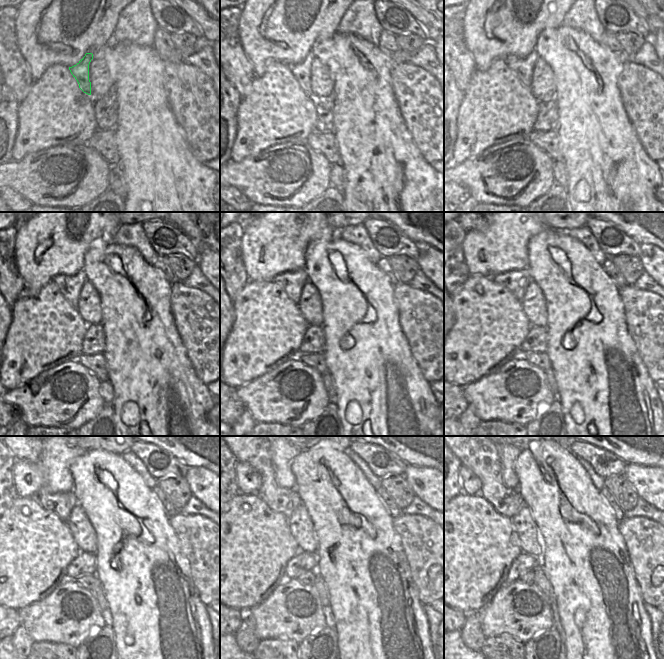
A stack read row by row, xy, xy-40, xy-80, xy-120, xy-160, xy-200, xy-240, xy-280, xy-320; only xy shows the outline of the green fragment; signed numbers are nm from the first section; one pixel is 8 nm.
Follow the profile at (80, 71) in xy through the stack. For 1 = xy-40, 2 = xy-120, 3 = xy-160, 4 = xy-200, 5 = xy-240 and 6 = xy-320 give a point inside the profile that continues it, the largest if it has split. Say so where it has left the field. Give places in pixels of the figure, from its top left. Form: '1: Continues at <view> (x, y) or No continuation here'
1: Continues at xy-40 (301, 71)
2: Continues at xy-120 (69, 285)
3: Continues at xy-160 (292, 282)
4: Continues at xy-200 (516, 281)
5: Continues at xy-240 (61, 504)
6: Continues at xy-320 (481, 456).

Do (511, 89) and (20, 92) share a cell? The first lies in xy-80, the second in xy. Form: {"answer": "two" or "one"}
{"answer": "two"}

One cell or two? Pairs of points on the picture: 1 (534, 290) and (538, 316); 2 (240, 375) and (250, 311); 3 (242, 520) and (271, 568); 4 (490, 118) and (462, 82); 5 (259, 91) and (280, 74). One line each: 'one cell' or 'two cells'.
1: one cell
2: one cell
3: one cell
4: two cells
5: one cell

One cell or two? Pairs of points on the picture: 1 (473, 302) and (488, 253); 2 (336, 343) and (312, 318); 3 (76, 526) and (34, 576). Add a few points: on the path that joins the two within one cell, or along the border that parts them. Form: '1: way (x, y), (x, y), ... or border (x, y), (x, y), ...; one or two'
1: border (469, 274), (483, 274), (490, 277); two
2: border (320, 303), (322, 308), (322, 326); two
3: border (64, 521), (76, 545), (81, 550); two

